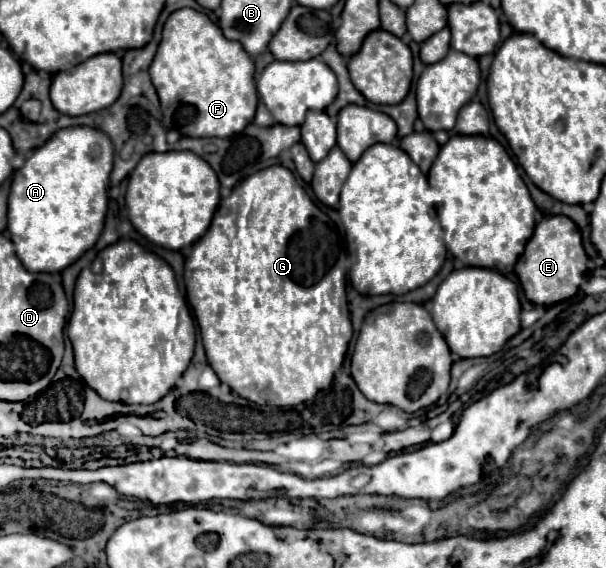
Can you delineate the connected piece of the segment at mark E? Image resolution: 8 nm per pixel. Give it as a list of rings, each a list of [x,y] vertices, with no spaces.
[[[550,215],[536,225],[532,239],[526,243],[526,251],[516,263],[516,275],[528,301],[534,305],[552,305],[578,291],[580,279],[586,273],[586,261],[588,257],[576,223],[566,215]]]

